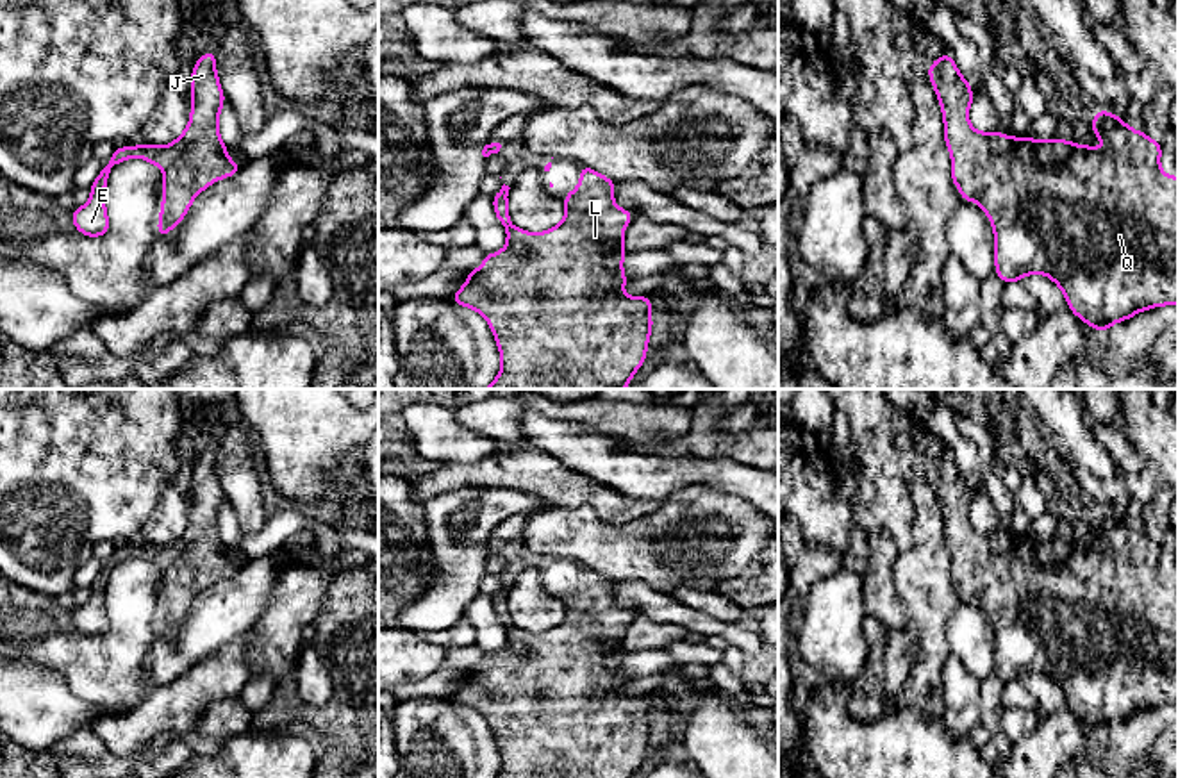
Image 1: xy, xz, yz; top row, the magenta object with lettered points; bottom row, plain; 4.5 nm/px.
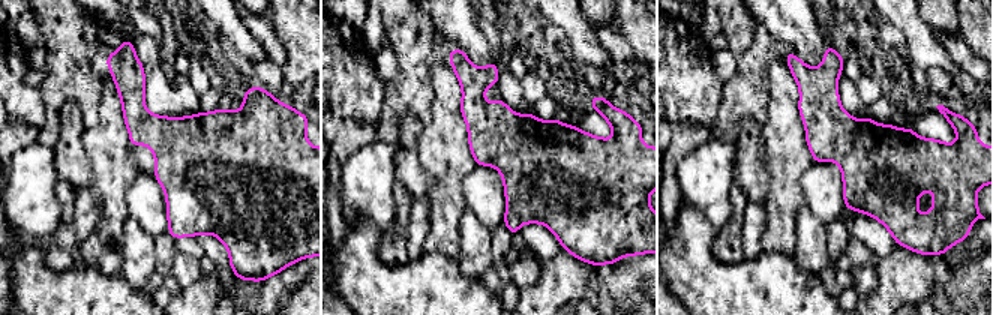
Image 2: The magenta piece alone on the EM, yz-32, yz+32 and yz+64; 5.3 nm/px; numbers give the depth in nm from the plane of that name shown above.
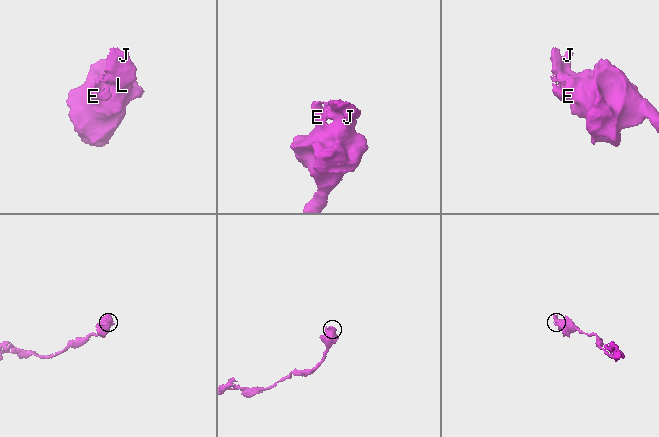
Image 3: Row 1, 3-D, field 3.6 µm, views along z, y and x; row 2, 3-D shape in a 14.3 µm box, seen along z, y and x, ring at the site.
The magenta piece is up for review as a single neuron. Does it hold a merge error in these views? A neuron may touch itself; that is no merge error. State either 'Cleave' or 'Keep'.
Keep

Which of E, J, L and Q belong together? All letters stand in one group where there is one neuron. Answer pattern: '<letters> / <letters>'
E J L Q

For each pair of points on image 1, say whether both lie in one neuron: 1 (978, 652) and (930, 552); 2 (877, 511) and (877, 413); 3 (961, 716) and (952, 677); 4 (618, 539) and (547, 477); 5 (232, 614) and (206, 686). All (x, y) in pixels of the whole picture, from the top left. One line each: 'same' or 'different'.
1: different
2: same
3: same
4: different
5: different

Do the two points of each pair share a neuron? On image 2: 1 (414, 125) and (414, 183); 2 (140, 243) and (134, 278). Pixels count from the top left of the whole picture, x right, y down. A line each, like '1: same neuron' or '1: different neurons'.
1: same neuron
2: same neuron

